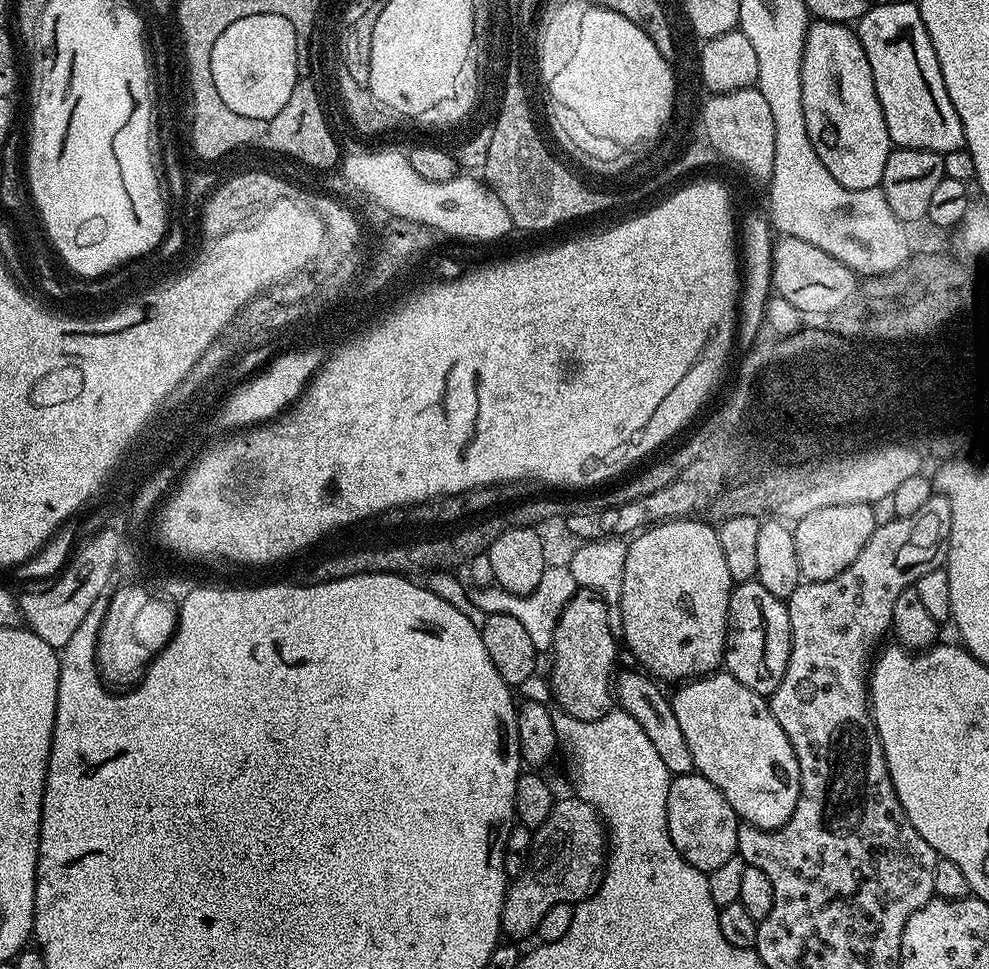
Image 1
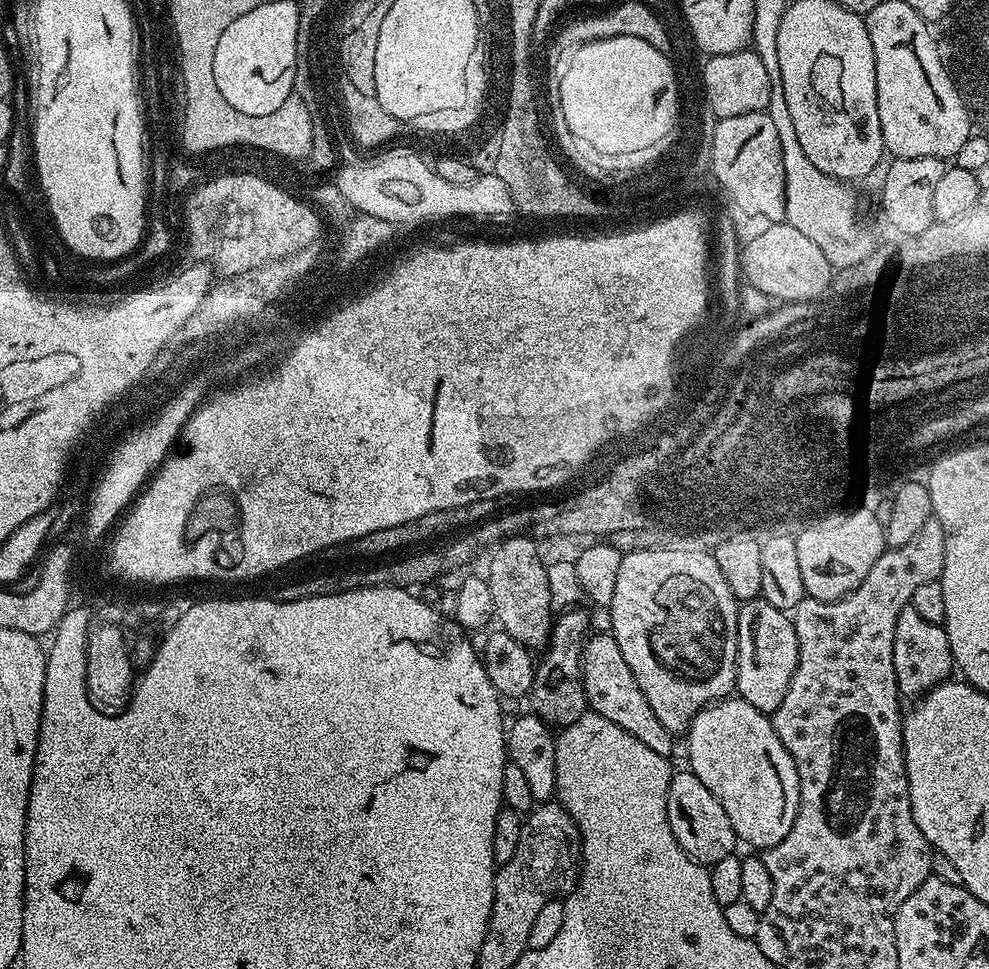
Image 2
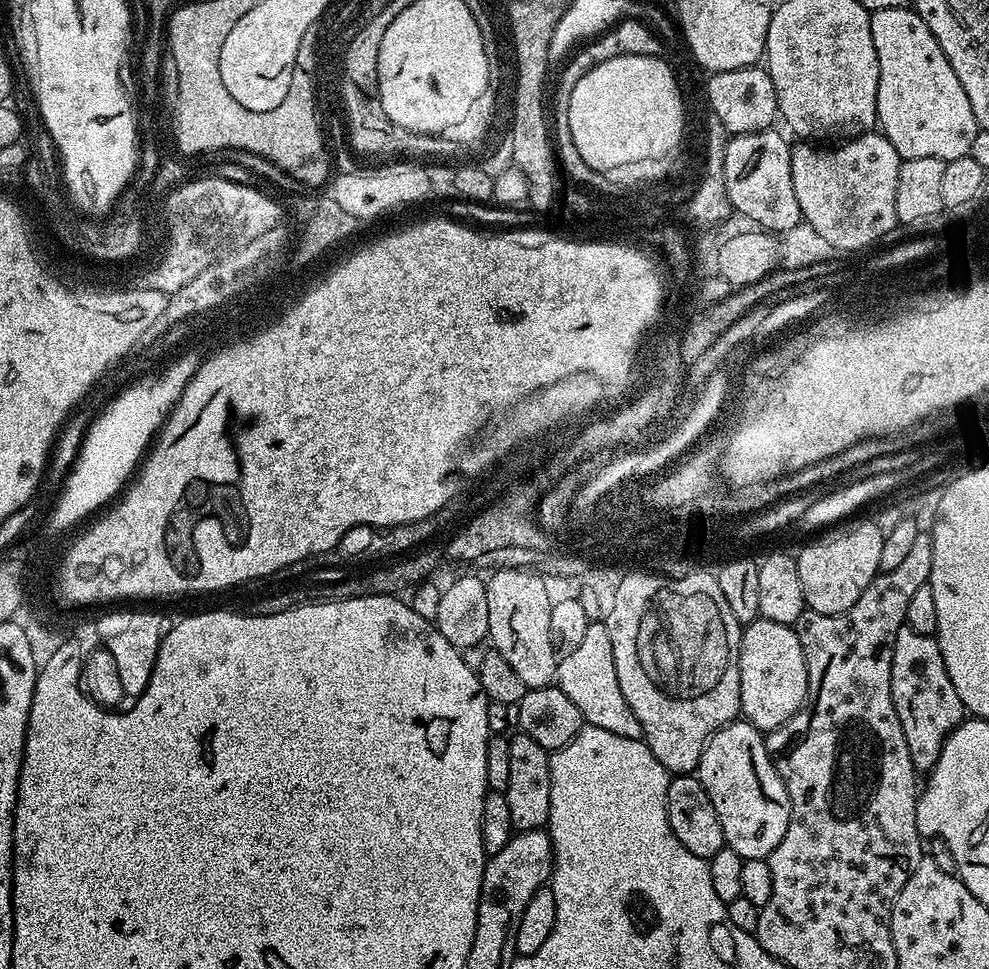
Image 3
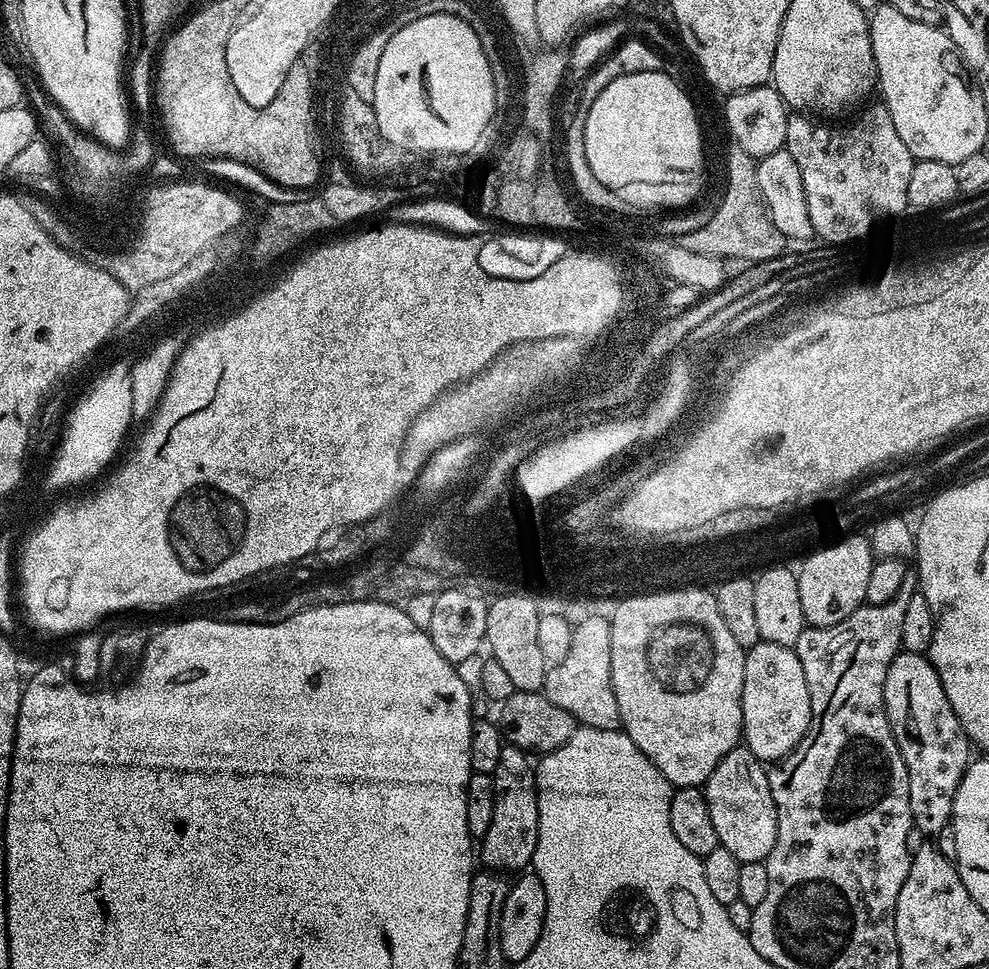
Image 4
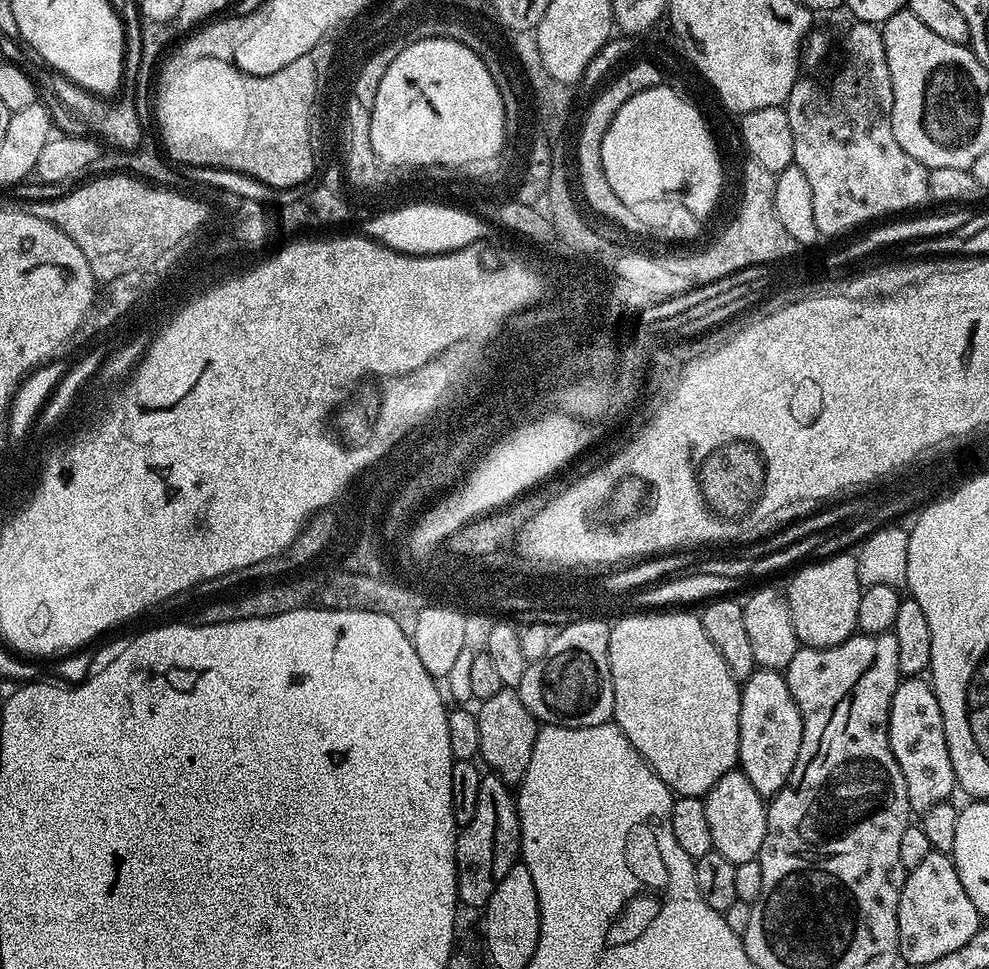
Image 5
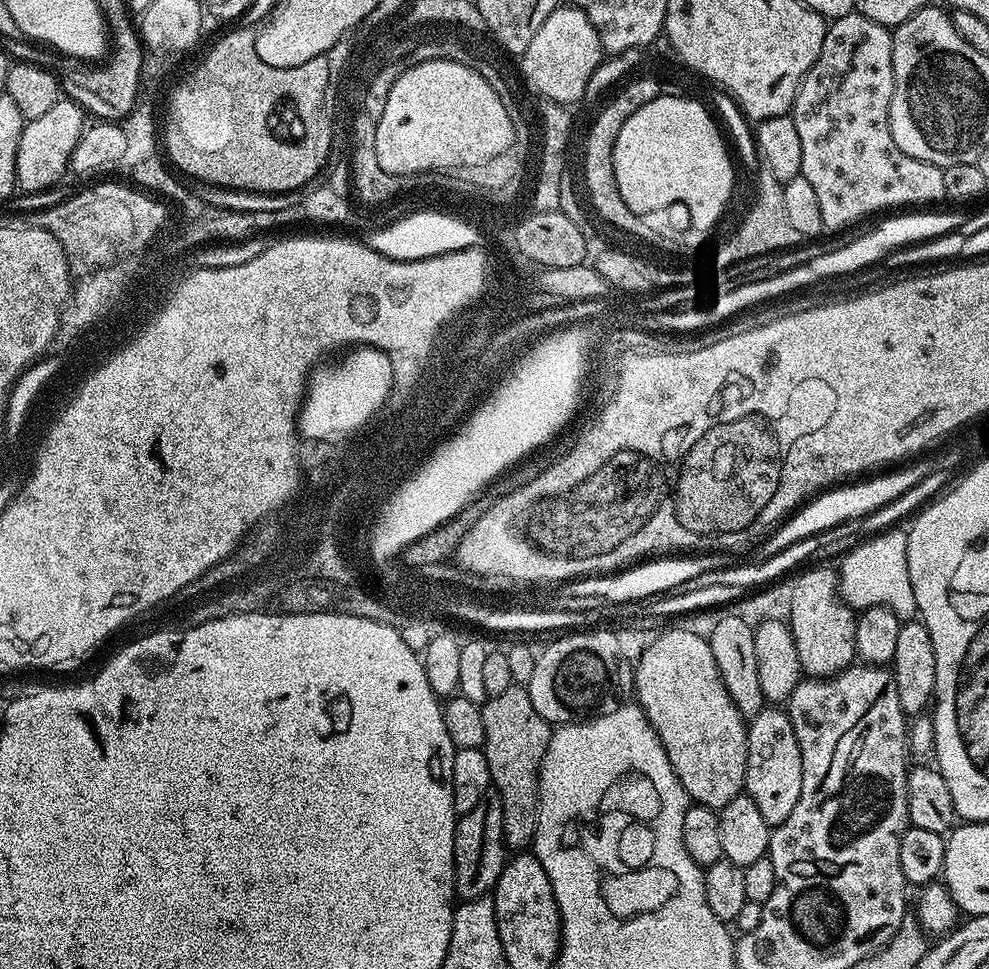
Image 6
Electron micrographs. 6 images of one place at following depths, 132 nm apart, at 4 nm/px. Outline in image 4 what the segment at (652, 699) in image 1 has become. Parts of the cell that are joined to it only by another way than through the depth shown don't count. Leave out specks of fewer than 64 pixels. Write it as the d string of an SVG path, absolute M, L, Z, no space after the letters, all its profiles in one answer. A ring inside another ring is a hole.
M602 617L587 619L572 629L570 650L562 662L551 665L544 680L543 693L562 706L585 728L617 730L621 727L618 702L614 698L614 686L610 674L610 626Z

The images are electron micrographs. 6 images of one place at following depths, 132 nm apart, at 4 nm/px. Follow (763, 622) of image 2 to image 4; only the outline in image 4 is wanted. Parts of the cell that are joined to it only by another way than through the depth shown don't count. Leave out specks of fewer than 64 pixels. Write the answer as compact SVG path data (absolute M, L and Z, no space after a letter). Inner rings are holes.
M761 640L744 654L744 677L742 678L742 718L744 719L743 743L757 760L779 762L798 746L806 734L812 717L810 690L806 686L806 674L795 647L778 646L778 642Z

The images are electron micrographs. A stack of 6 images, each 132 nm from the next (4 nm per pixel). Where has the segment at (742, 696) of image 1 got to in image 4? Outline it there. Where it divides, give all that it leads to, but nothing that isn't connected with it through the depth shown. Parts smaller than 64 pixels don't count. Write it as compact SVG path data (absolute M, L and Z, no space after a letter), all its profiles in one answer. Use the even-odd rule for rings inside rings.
M737 746L730 750L730 754L726 754L726 758L722 758L722 762L718 762L718 766L714 770L714 774L710 774L708 783L702 788L706 802L710 806L710 819L714 821L714 830L718 833L718 842L720 847L730 850L730 854L734 854L734 858L738 858L741 864L746 862L758 862L759 860L767 860L770 850L774 850L774 842L778 838L778 810L774 806L774 794L770 794L770 782L768 781L768 768L761 761L757 760L753 752L746 746Z

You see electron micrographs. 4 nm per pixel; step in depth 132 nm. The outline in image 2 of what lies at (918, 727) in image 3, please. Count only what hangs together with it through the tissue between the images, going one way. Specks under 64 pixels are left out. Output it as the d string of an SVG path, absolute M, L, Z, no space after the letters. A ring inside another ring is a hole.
M910 606L898 614L898 622L894 626L894 674L896 684L900 687L901 697L919 698L932 688L937 688L945 680L953 675L954 665L952 663L952 651L950 650L950 638L946 634L943 624L935 624L918 615L918 610Z

